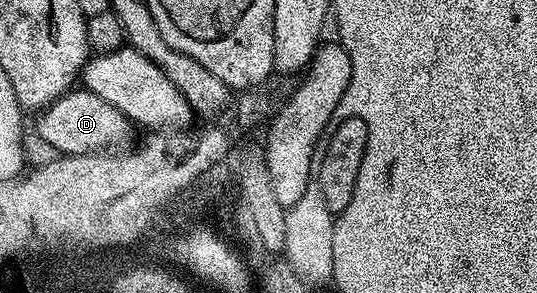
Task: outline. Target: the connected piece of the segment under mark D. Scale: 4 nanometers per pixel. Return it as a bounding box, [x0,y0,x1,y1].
[36,90,132,155]

